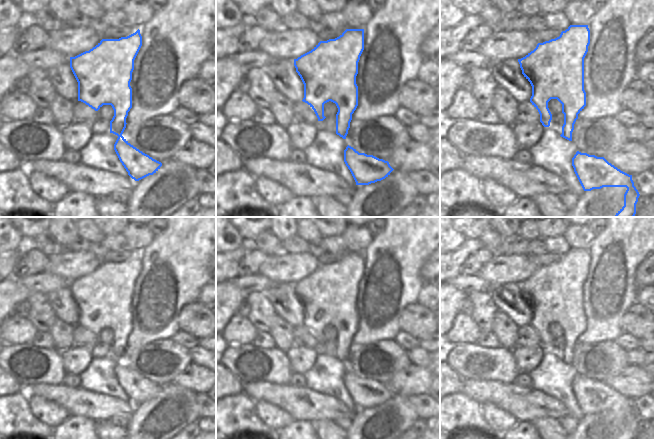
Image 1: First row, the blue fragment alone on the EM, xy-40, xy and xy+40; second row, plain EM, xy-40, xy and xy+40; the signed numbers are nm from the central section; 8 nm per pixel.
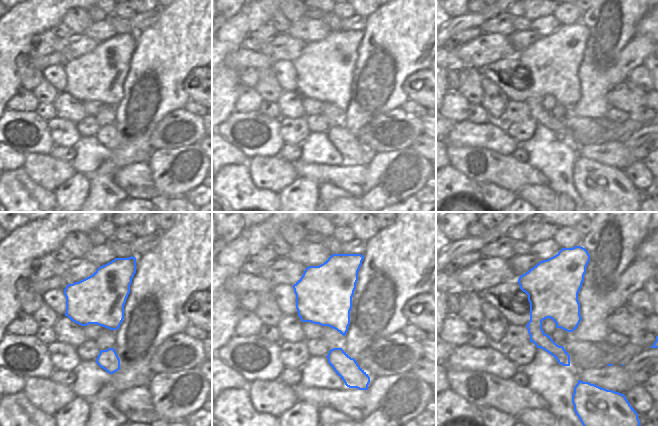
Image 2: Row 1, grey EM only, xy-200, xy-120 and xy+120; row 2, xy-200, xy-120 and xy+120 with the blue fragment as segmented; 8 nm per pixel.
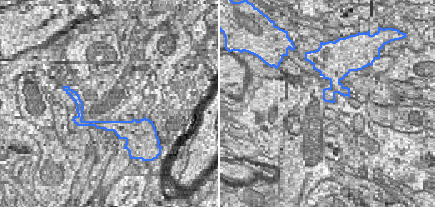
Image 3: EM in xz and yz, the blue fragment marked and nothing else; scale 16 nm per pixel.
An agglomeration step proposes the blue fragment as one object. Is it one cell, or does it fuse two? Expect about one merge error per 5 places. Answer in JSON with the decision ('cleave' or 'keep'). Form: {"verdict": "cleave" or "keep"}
{"verdict": "keep"}

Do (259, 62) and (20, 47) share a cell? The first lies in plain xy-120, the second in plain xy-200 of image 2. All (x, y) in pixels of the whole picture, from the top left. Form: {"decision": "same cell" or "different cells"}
{"decision": "different cells"}

